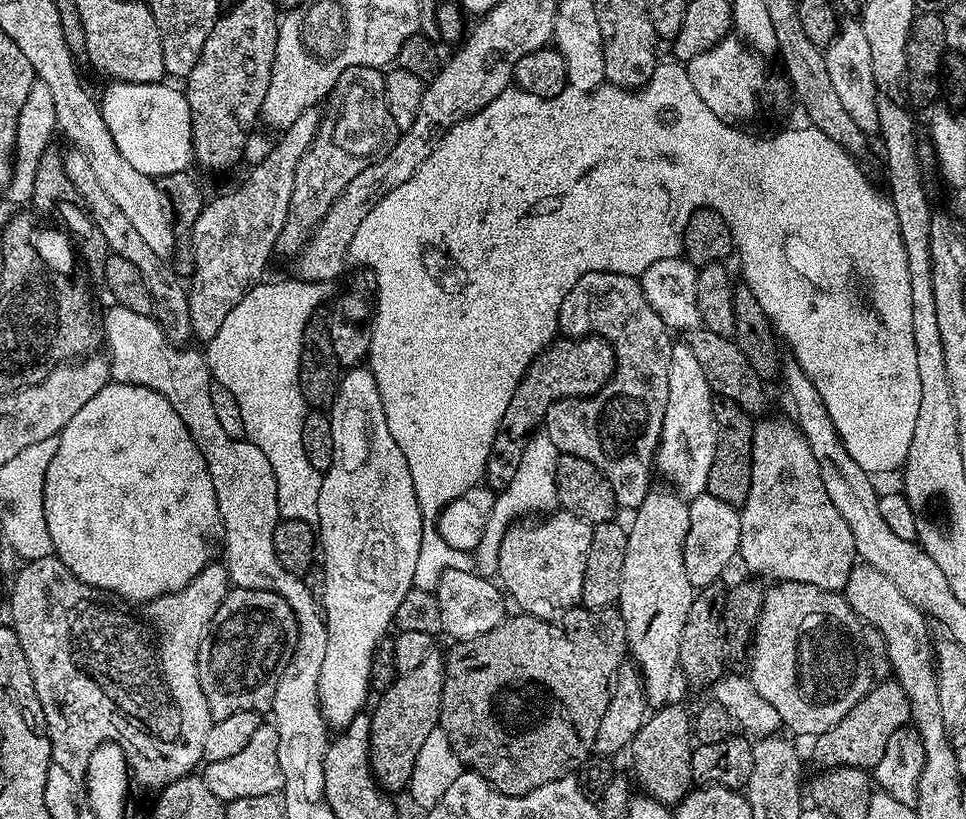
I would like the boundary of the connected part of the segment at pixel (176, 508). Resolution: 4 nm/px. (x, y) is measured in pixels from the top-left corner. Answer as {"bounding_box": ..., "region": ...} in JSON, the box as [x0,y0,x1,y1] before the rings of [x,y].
{"bounding_box":[44,382,224,602],"region":[[[110,382],[66,426],[56,437],[58,451],[50,461],[50,467],[46,470],[46,486],[44,487],[44,513],[46,514],[46,526],[52,539],[52,550],[60,561],[82,582],[94,586],[101,593],[113,592],[121,596],[124,602],[143,602],[153,600],[159,596],[165,596],[171,592],[177,592],[190,583],[207,564],[217,559],[218,549],[222,544],[224,525],[220,522],[220,511],[214,494],[214,482],[210,478],[210,470],[190,434],[186,430],[186,422],[178,418],[178,410],[162,398],[154,390],[146,386],[134,386],[133,384],[117,384]]]}

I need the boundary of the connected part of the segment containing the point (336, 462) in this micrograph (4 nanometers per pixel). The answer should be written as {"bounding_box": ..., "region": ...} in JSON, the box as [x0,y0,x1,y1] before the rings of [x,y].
{"bounding_box":[314,367,426,730],"region":[[[349,367],[341,375],[330,419],[334,430],[334,458],[320,478],[318,514],[314,521],[325,572],[322,611],[328,621],[326,659],[318,678],[318,700],[325,721],[333,729],[343,730],[355,716],[365,711],[364,703],[370,697],[368,679],[374,650],[378,642],[389,635],[388,627],[393,627],[398,605],[416,584],[414,570],[426,521],[414,494],[414,478],[410,478],[406,454],[398,450],[398,442],[394,442],[394,434],[390,434],[390,426],[386,426],[382,394],[378,394],[378,382],[371,367]]]}

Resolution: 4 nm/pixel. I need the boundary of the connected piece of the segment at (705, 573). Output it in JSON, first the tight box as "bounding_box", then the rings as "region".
{"bounding_box":[684,494,740,589],"region":[[[707,494],[691,497],[688,504],[690,530],[686,530],[684,543],[684,565],[686,578],[690,578],[693,589],[708,588],[717,583],[728,563],[737,559],[740,550],[740,514],[738,509],[719,498]]]}

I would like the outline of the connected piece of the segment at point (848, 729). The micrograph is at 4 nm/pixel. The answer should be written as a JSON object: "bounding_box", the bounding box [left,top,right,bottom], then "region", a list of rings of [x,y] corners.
{"bounding_box":[812,678,912,770],"region":[[[888,678],[877,683],[859,700],[838,722],[838,726],[830,726],[823,734],[815,737],[812,756],[821,764],[820,768],[829,770],[838,767],[856,767],[865,770],[875,770],[878,762],[882,762],[882,754],[886,750],[886,742],[912,719],[912,707],[895,679]]]}

